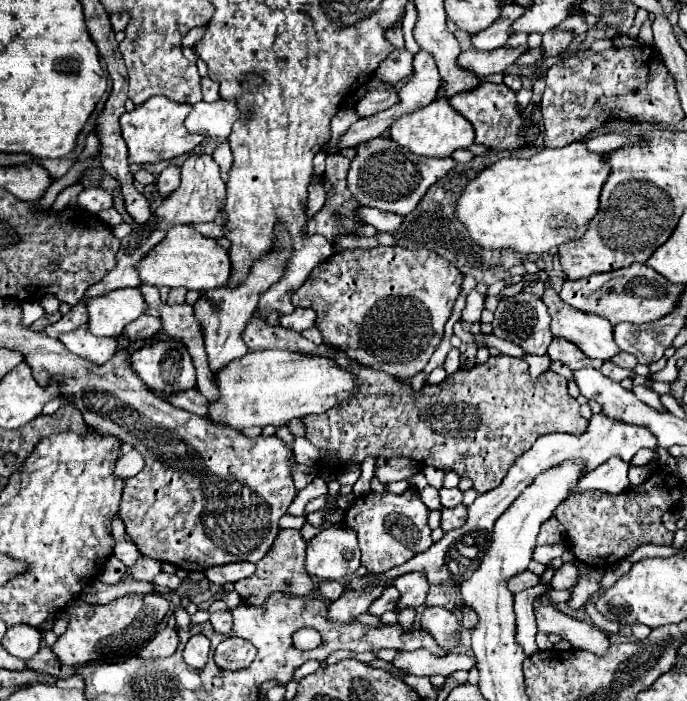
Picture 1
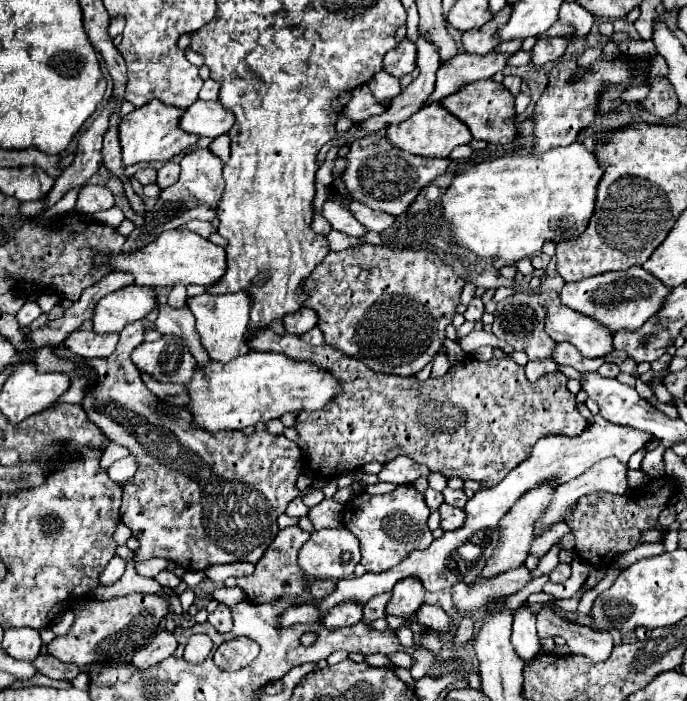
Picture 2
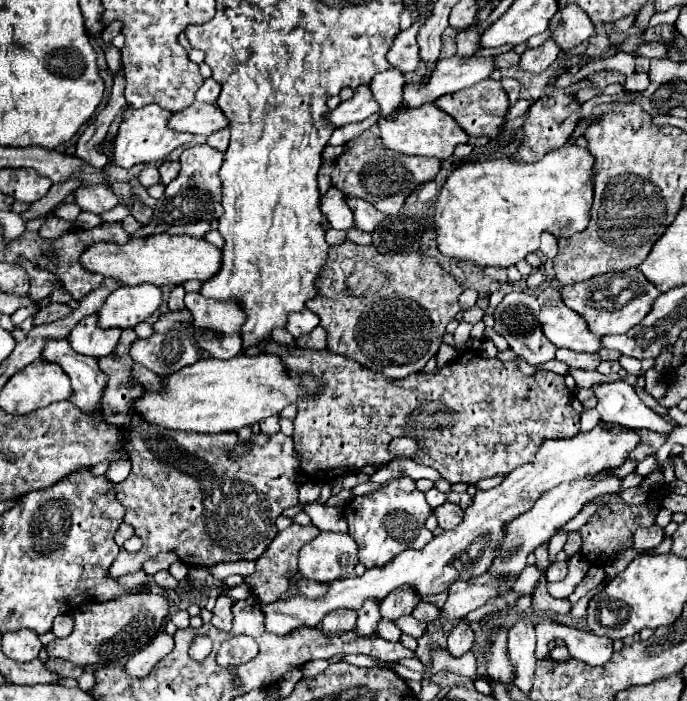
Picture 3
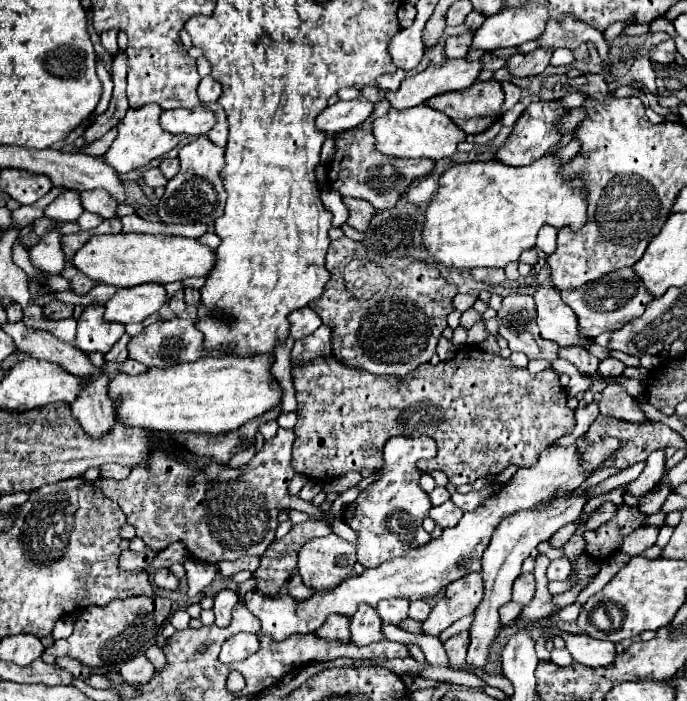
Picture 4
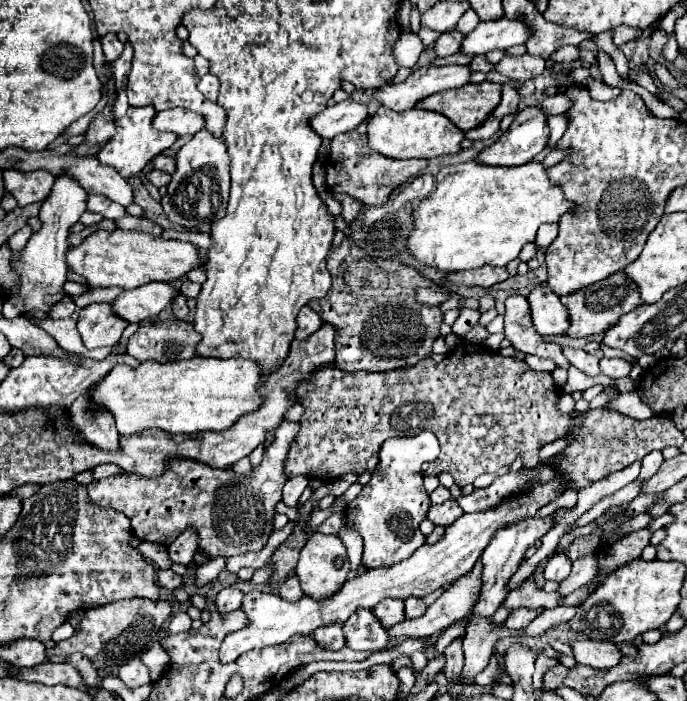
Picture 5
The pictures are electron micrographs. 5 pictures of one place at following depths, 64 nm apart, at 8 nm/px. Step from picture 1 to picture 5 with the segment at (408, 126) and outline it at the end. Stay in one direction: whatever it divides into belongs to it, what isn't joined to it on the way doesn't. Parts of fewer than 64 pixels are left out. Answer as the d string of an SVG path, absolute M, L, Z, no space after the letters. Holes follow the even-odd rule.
M380 106L380 110L368 118L368 144L372 150L388 158L436 158L442 154L458 154L464 132L456 128L446 116L422 108L410 108L404 112L392 112L390 108Z

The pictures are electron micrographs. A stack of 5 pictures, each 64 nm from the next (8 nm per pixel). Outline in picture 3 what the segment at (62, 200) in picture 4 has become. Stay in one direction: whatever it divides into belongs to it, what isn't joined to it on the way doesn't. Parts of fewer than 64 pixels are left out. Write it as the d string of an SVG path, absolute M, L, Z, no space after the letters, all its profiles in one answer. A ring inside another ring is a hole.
M74 202L74 204L62 204L62 206L58 206L54 212L56 212L56 216L58 216L58 218L74 222L74 220L78 218L78 214L80 214L80 208L78 208L78 206L76 206L76 202Z

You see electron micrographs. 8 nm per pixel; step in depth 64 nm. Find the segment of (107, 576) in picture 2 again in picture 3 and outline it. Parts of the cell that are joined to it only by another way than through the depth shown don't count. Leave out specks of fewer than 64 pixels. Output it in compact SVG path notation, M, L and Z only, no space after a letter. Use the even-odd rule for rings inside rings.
M126 328L120 336L118 346L112 354L98 358L100 370L108 376L108 384L104 388L104 422L116 428L128 428L128 450L132 460L132 474L116 484L118 502L124 506L124 522L134 528L134 534L142 540L142 548L137 552L122 550L108 570L108 578L120 578L128 572L138 572L142 562L153 558L160 552L174 551L180 562L186 566L214 566L220 562L236 562L236 560L258 560L264 550L270 546L276 530L276 518L290 506L298 504L298 486L296 474L300 472L298 456L294 450L294 442L290 436L278 432L274 436L252 434L250 450L246 458L232 460L230 452L244 444L236 432L220 432L220 434L196 434L182 430L166 430L160 426L148 424L136 410L134 402L144 394L142 384L132 376L132 358L128 350L136 340L134 328Z

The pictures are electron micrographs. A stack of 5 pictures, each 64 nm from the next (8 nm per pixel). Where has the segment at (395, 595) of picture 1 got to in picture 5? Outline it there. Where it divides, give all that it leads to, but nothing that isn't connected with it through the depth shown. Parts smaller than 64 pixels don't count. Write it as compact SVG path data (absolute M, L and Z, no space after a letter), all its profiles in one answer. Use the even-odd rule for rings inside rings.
M358 608L354 616L344 622L346 646L352 650L368 650L376 652L388 644L388 632L382 628L380 620L372 614L372 610Z

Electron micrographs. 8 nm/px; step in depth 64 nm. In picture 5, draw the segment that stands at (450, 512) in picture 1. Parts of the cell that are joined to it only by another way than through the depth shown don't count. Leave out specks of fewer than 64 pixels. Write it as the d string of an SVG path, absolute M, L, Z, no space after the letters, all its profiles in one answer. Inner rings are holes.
M448 500L440 506L430 506L430 512L428 512L428 520L440 526L450 526L460 516L462 516L462 508L454 500Z

